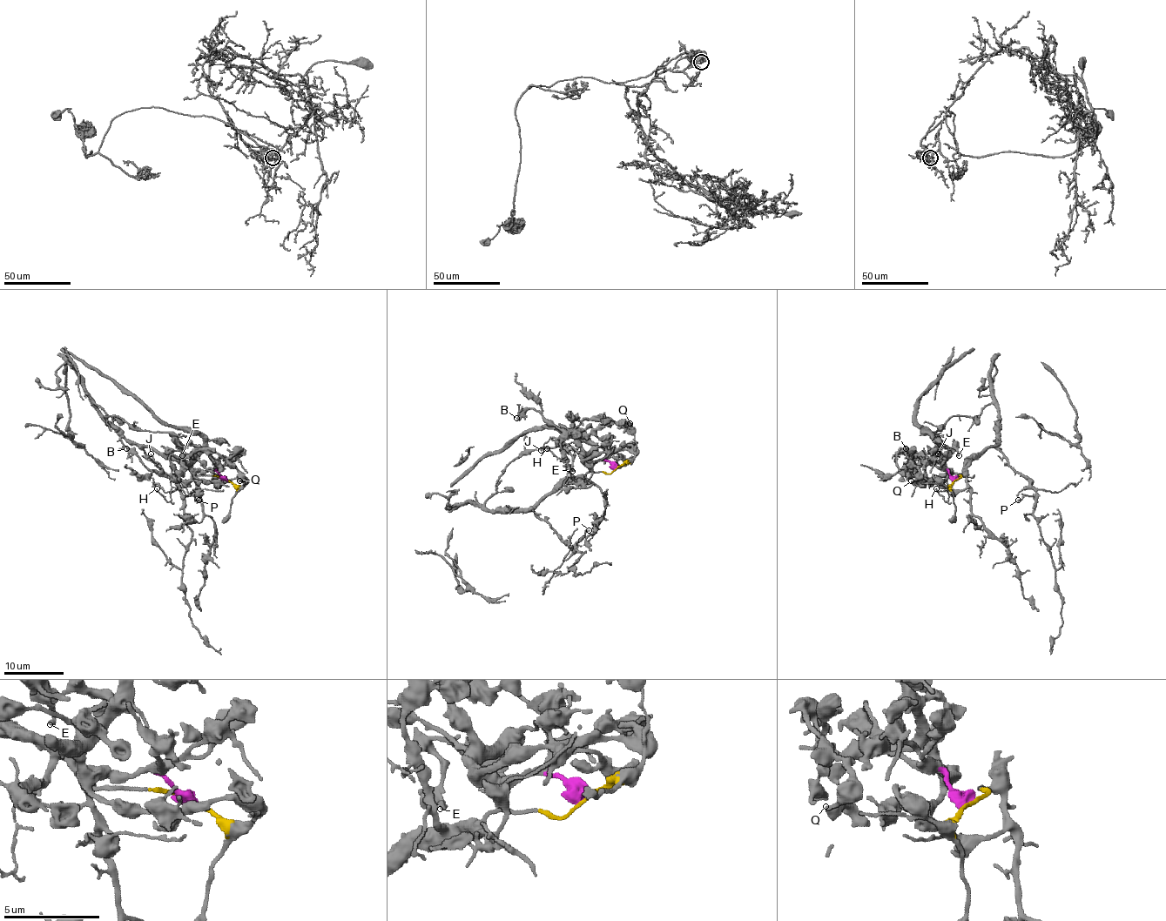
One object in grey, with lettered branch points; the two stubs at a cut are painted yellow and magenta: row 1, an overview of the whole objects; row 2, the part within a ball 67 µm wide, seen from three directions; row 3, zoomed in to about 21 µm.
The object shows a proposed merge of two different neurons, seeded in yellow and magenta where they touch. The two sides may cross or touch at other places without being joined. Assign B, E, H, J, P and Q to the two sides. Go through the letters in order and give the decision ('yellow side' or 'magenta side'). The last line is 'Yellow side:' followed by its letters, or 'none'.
B: yellow side
E: magenta side
H: yellow side
J: yellow side
P: yellow side
Q: magenta side
Yellow side: B, H, J, P

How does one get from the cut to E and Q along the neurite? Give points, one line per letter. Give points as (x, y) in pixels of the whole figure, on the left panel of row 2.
E: (225, 480), (215, 471), (211, 454), (198, 446), (178, 444), (181, 456)
Q: (225, 480), (215, 471), (198, 471), (192, 463), (183, 460), (199, 450), (215, 451), (236, 469), (239, 481)

